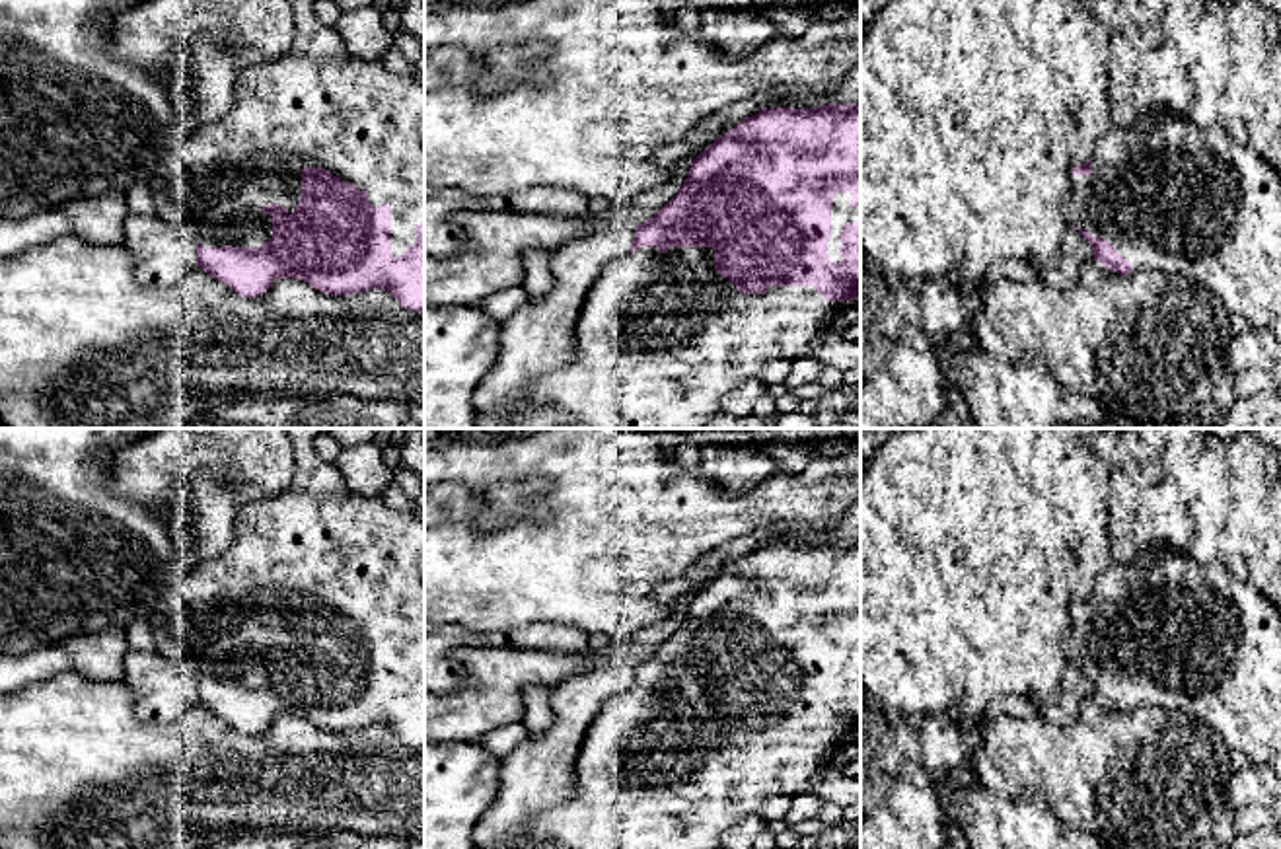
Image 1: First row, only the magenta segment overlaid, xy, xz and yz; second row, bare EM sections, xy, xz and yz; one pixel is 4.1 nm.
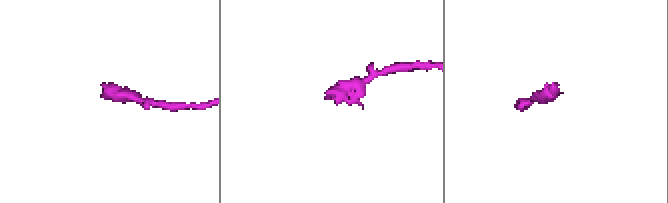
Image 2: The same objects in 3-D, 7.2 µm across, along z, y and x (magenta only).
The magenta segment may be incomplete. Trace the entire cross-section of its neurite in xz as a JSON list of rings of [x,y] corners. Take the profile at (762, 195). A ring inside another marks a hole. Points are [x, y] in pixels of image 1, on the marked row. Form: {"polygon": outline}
{"polygon": [[[827,103],[818,109],[763,109],[709,144],[691,164],[677,195],[650,220],[637,226],[629,253],[613,259],[582,304],[570,364],[545,372],[528,386],[528,395],[545,407],[557,407],[592,428],[703,428],[728,393],[759,378],[765,362],[808,356],[814,337],[827,325],[839,304],[860,294],[860,103]]]}

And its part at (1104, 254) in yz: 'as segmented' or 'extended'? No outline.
extended

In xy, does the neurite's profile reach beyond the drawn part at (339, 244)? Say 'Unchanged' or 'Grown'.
Grown

